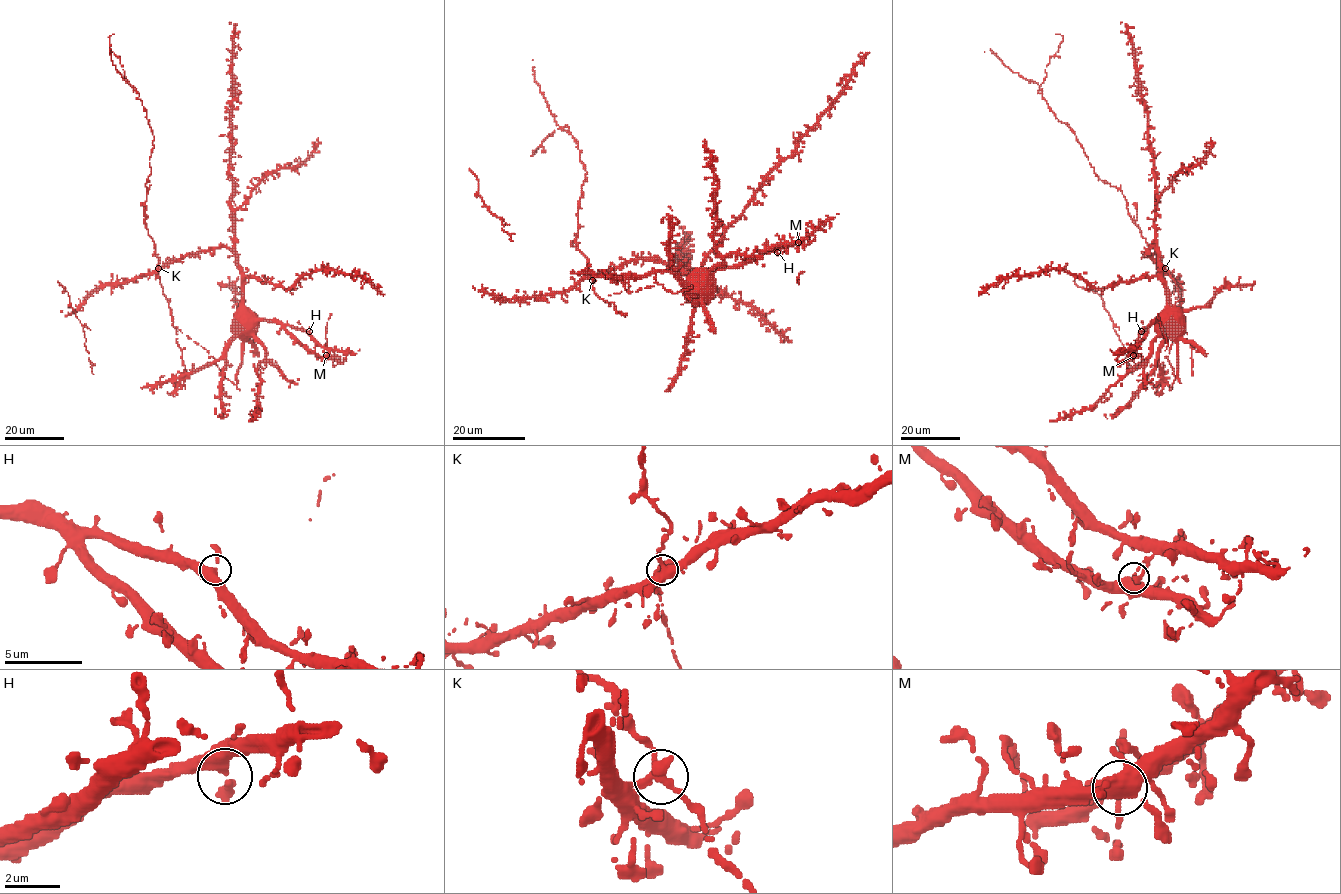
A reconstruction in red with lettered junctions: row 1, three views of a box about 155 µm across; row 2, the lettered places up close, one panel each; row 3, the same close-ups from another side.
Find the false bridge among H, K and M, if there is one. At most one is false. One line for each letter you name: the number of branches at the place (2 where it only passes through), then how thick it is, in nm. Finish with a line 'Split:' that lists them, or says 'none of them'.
Split: none of them

